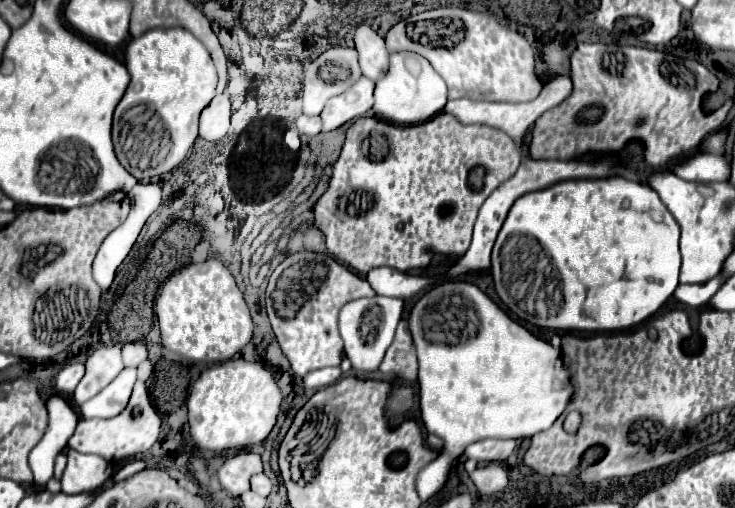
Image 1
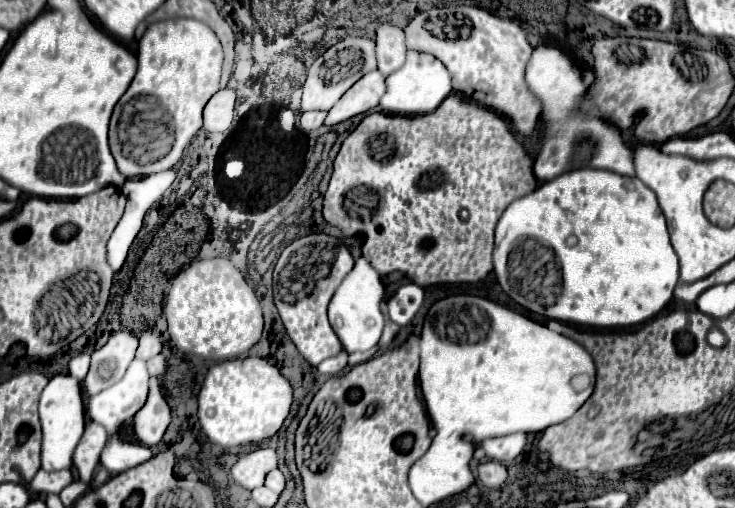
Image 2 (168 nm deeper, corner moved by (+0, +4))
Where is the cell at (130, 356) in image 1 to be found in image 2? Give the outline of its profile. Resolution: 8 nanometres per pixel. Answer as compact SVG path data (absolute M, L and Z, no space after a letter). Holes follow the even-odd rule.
M144 332L142 336L140 336L140 346L138 346L138 352L136 352L136 356L138 358L142 358L142 360L148 360L148 358L152 358L152 356L156 356L156 354L160 354L162 352L162 338L158 336L158 334L154 334L154 332Z

